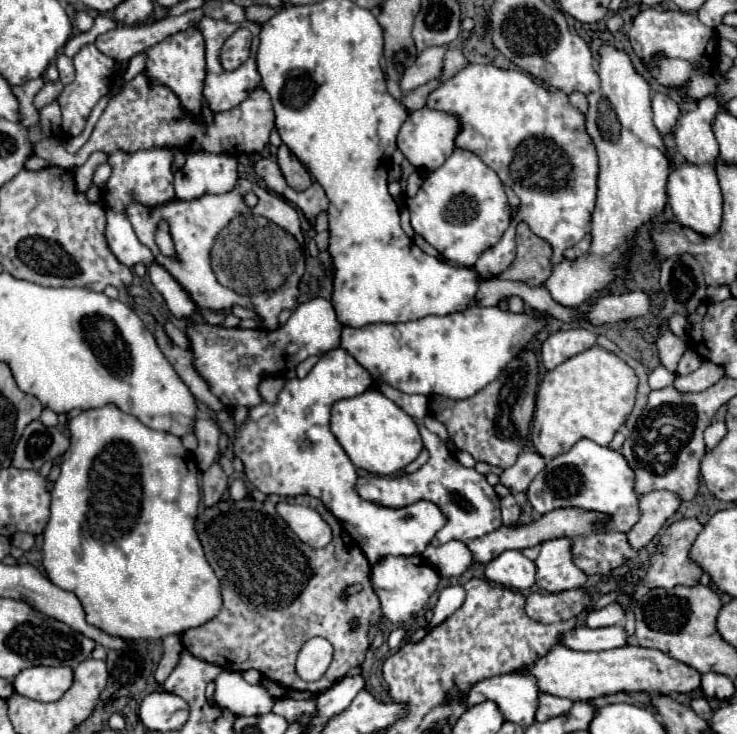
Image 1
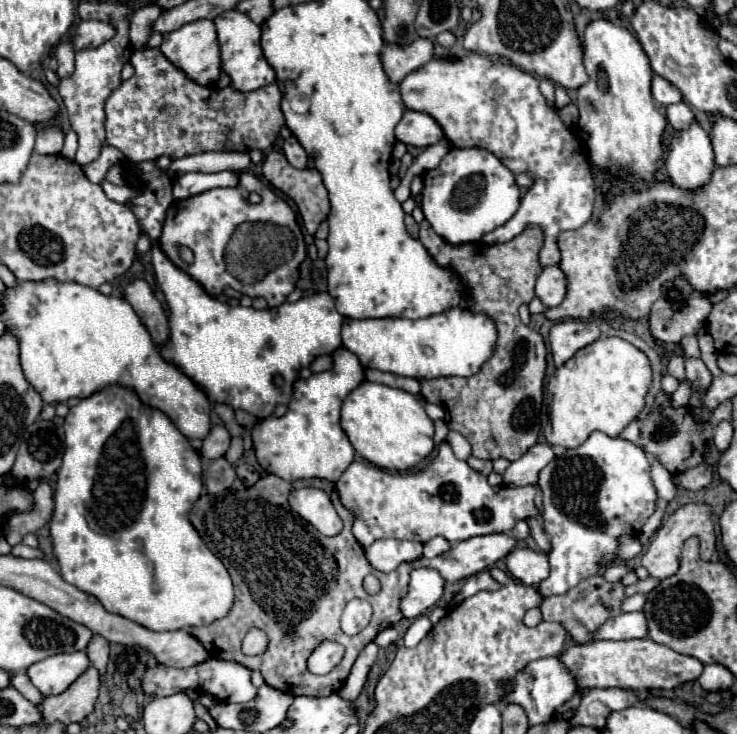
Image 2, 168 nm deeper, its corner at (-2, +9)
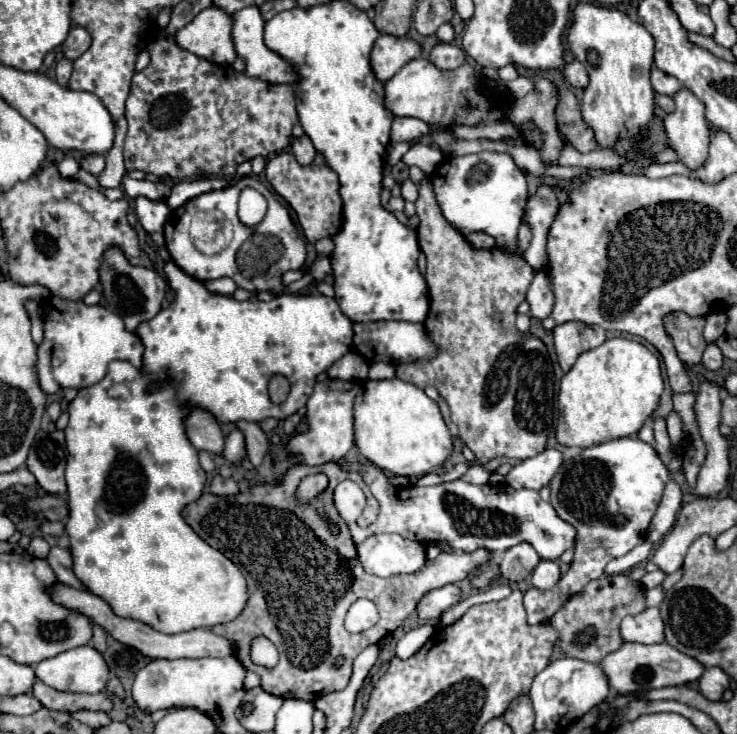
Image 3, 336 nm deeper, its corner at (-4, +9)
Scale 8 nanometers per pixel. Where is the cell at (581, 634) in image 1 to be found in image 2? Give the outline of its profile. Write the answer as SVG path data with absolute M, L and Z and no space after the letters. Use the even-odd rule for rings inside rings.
M628 612L606 620L596 632L596 640L630 640L630 638L644 638L648 634L644 612Z

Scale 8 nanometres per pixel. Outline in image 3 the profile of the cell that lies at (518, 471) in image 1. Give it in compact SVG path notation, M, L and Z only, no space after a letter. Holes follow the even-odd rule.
M546 448L542 454L514 466L506 476L506 482L512 488L540 490L542 486L550 484L550 480L556 476L556 470L560 466L562 466L562 454L558 450Z

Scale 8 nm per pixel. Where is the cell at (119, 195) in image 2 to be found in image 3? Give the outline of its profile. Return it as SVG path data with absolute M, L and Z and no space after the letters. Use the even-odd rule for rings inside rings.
M136 198L134 200L134 212L138 216L138 222L148 234L162 232L164 224L168 220L168 214L172 212L166 202L152 202L148 198Z

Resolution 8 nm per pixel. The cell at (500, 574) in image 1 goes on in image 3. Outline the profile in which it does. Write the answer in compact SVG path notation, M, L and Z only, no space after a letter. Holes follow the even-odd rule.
M542 560L532 572L532 584L538 590L552 590L552 586L556 586L560 576L562 576L560 574L560 566L556 562Z

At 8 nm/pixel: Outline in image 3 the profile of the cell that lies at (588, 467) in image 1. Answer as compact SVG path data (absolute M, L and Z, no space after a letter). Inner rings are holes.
M638 436L618 438L578 450L572 458L564 460L558 474L550 482L550 504L560 518L578 530L574 562L552 590L542 592L538 588L530 588L524 592L528 624L548 622L572 594L580 592L590 580L600 578L610 560L628 554L644 540L668 480L670 472L658 452Z

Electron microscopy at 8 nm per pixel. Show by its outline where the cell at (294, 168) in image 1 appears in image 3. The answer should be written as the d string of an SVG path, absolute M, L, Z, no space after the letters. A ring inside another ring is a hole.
M304 134L300 138L294 138L292 140L292 154L296 156L296 160L300 164L312 164L312 160L316 158L316 148L312 146L312 140Z

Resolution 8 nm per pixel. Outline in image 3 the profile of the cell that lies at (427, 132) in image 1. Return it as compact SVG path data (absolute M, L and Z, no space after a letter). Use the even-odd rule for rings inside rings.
M394 118L390 140L392 142L412 142L428 132L430 132L430 126L426 122L420 122L418 118Z

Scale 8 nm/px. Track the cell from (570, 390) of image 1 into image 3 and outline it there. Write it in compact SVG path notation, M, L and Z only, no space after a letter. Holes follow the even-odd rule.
M610 338L576 360L572 370L562 378L558 406L566 422L564 446L588 448L600 442L636 436L644 422L658 408L664 380L658 356L644 344L628 338Z

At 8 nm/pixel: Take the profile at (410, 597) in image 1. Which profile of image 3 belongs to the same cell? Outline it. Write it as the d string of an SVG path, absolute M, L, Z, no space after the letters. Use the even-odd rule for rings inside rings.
M446 584L442 588L436 588L432 592L428 592L420 602L418 602L418 616L422 620L438 620L444 610L448 610L450 606L454 606L456 602L462 600L462 592L456 584Z

